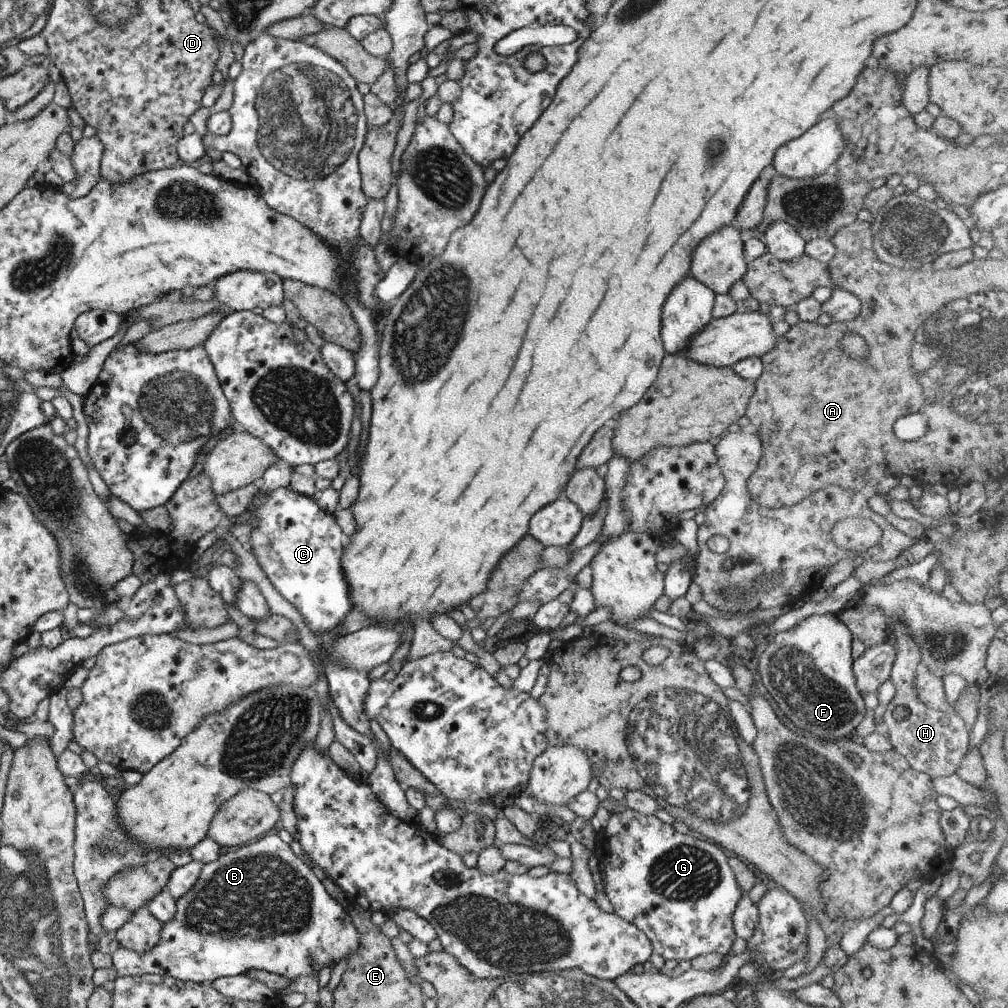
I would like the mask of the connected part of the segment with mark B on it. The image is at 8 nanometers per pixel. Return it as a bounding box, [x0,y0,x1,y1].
[109,831,358,985]

